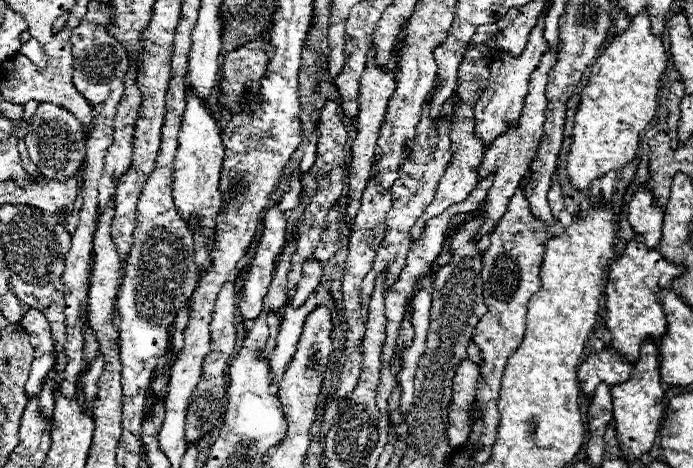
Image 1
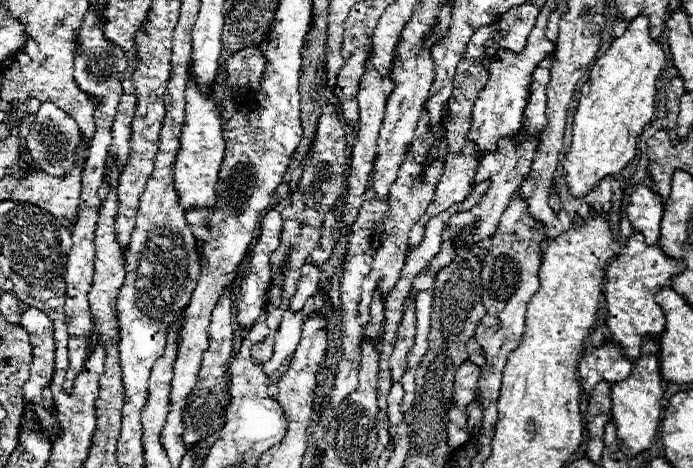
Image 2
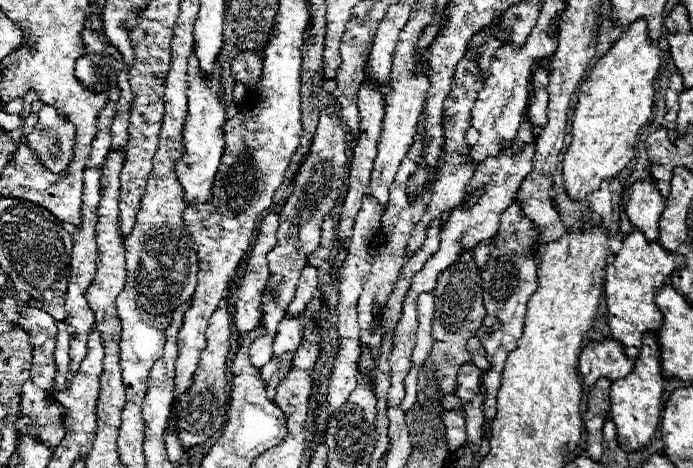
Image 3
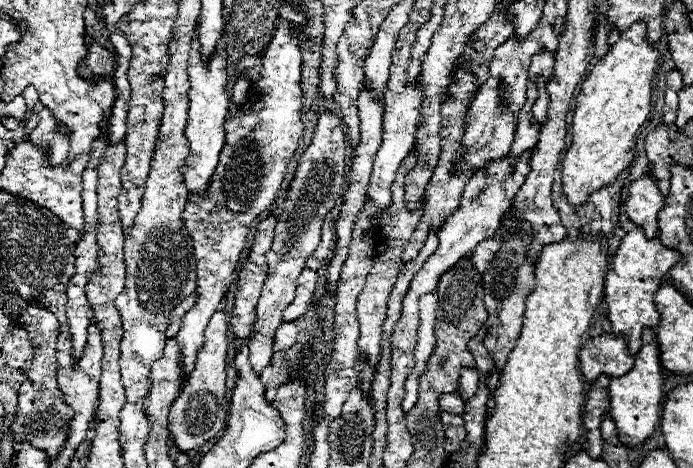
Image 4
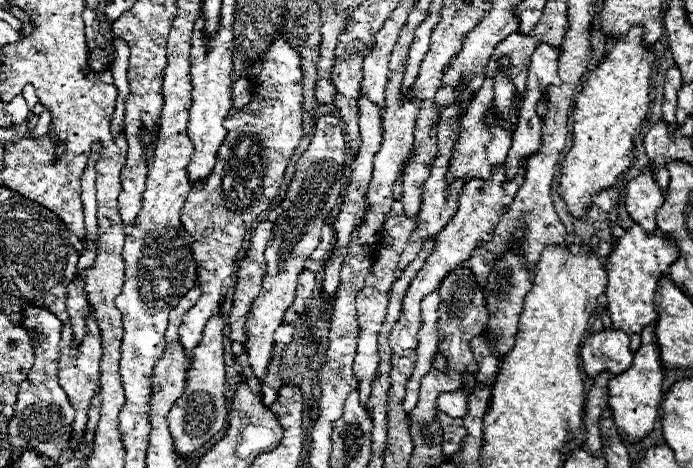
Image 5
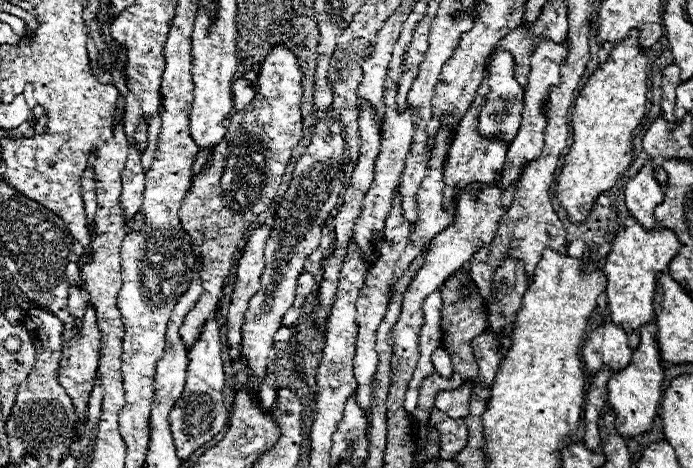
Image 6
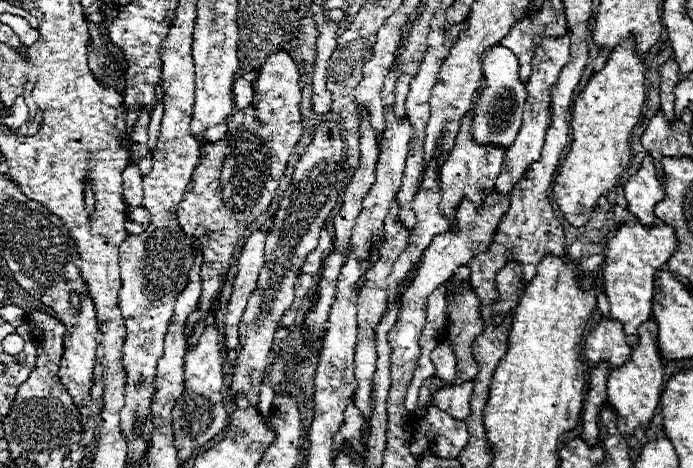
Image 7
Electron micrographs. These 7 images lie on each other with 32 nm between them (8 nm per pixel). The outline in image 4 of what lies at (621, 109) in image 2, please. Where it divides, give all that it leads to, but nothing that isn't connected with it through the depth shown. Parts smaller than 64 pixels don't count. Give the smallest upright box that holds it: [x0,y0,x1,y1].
[562,22,660,204]

